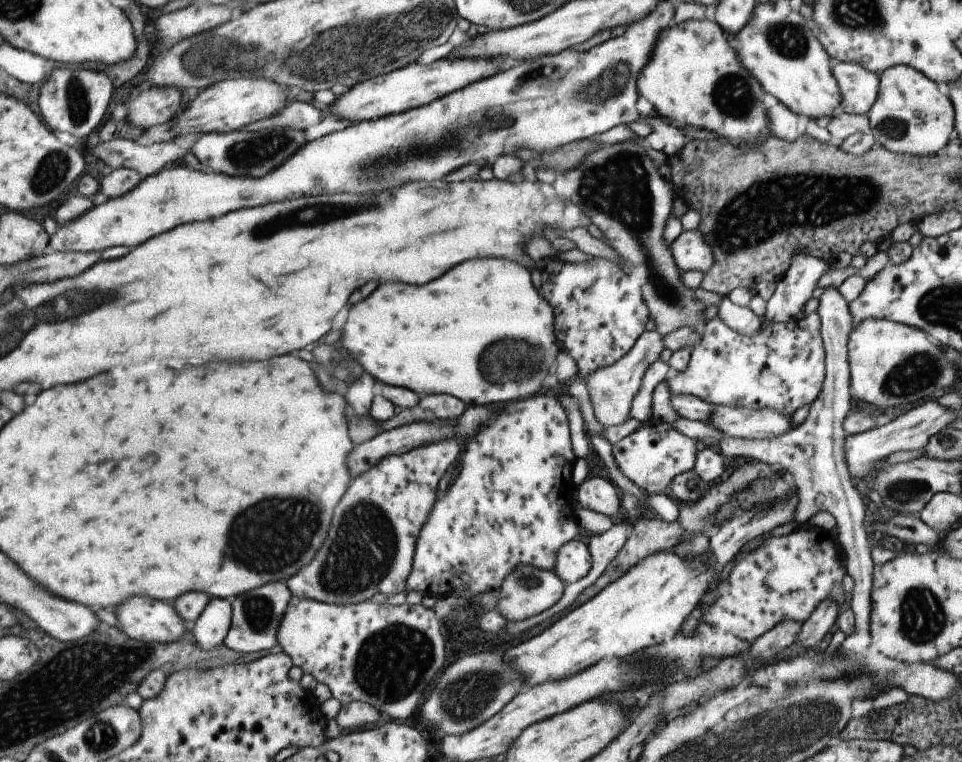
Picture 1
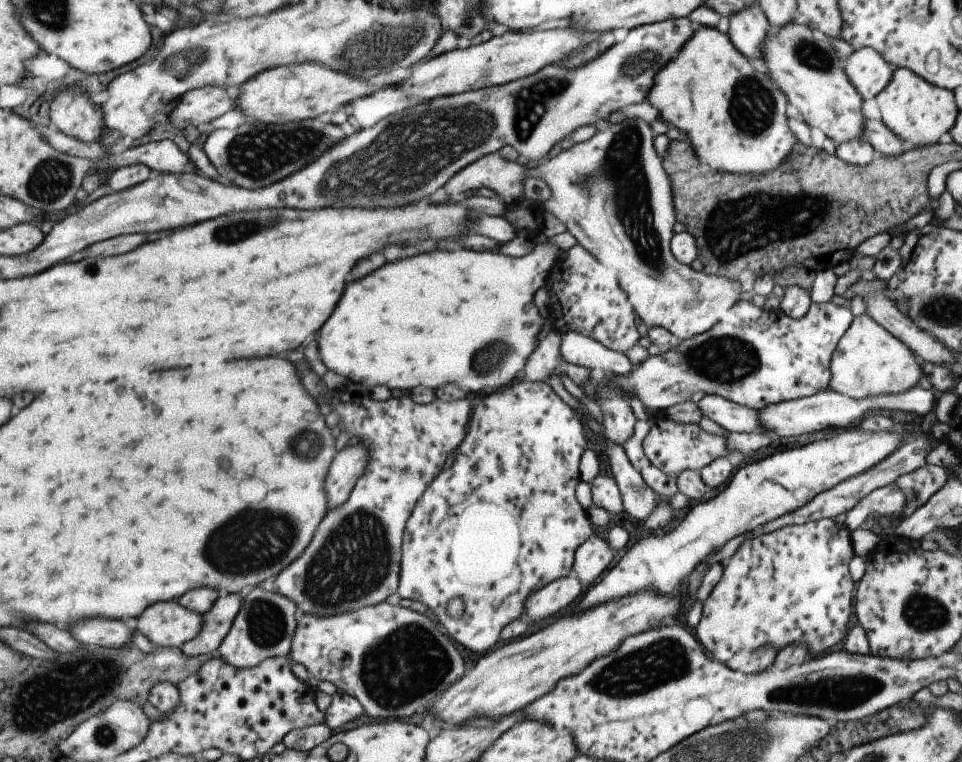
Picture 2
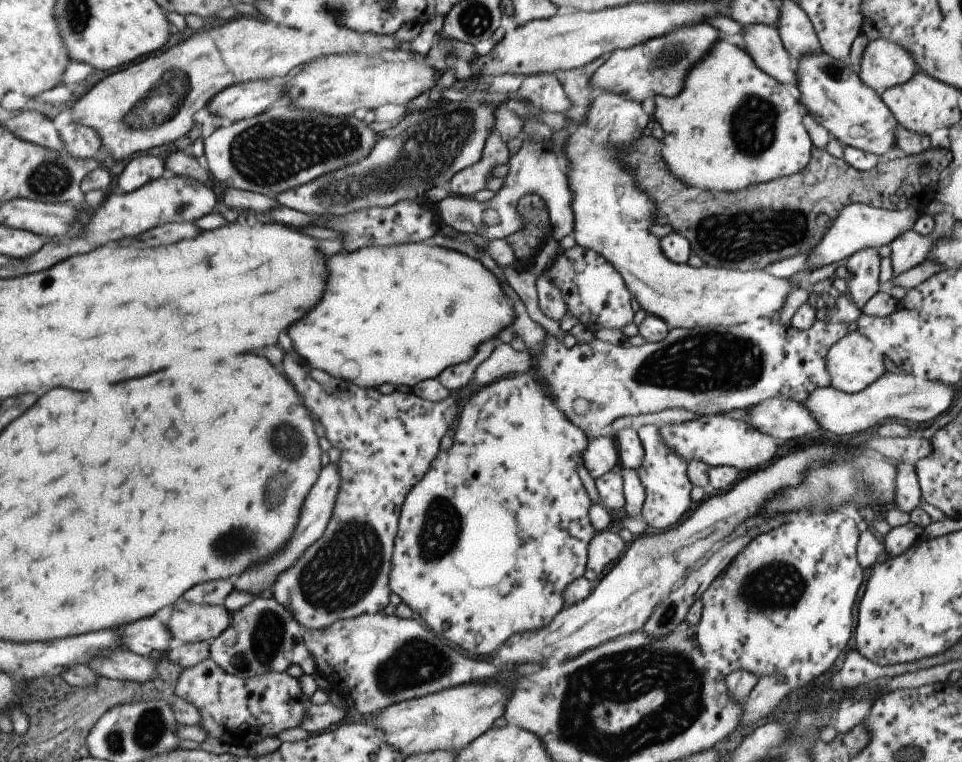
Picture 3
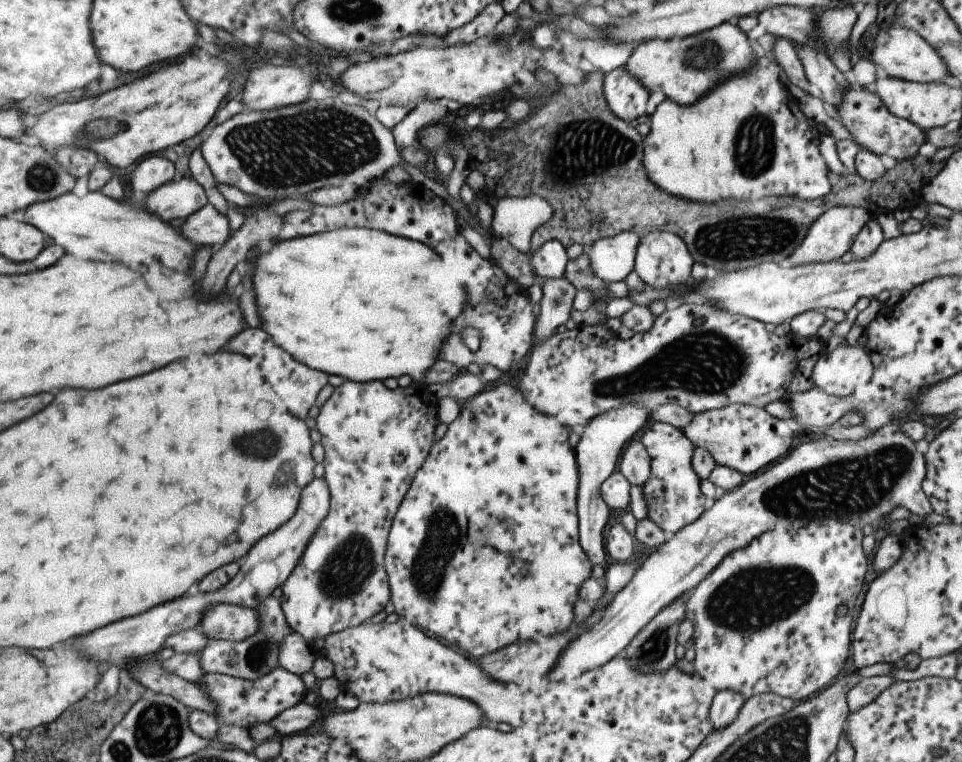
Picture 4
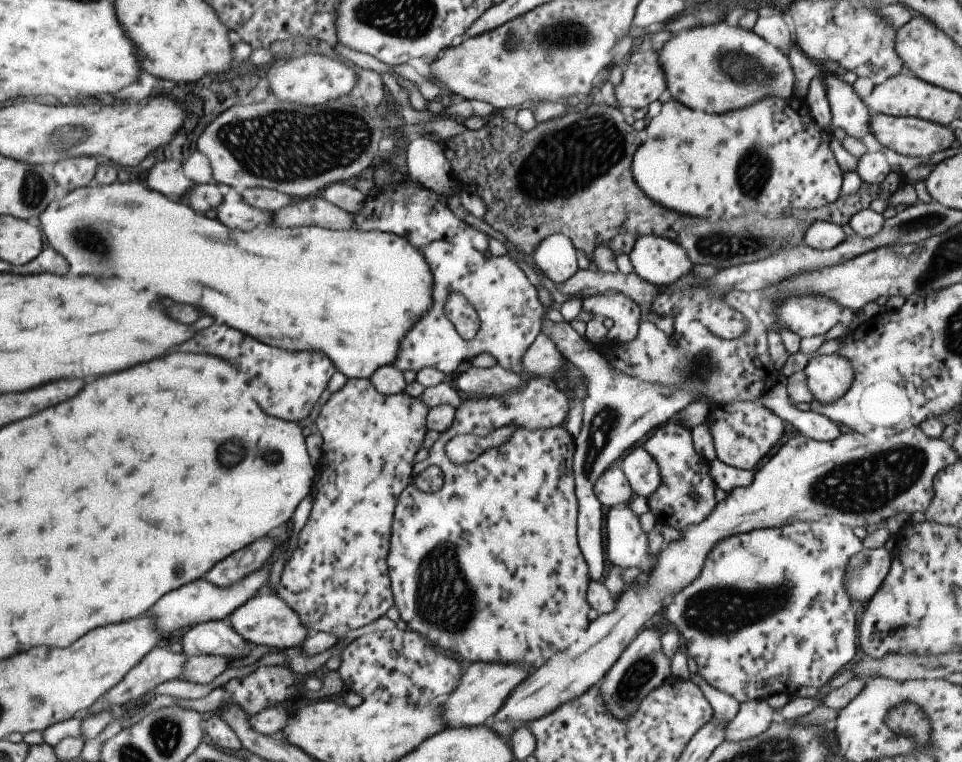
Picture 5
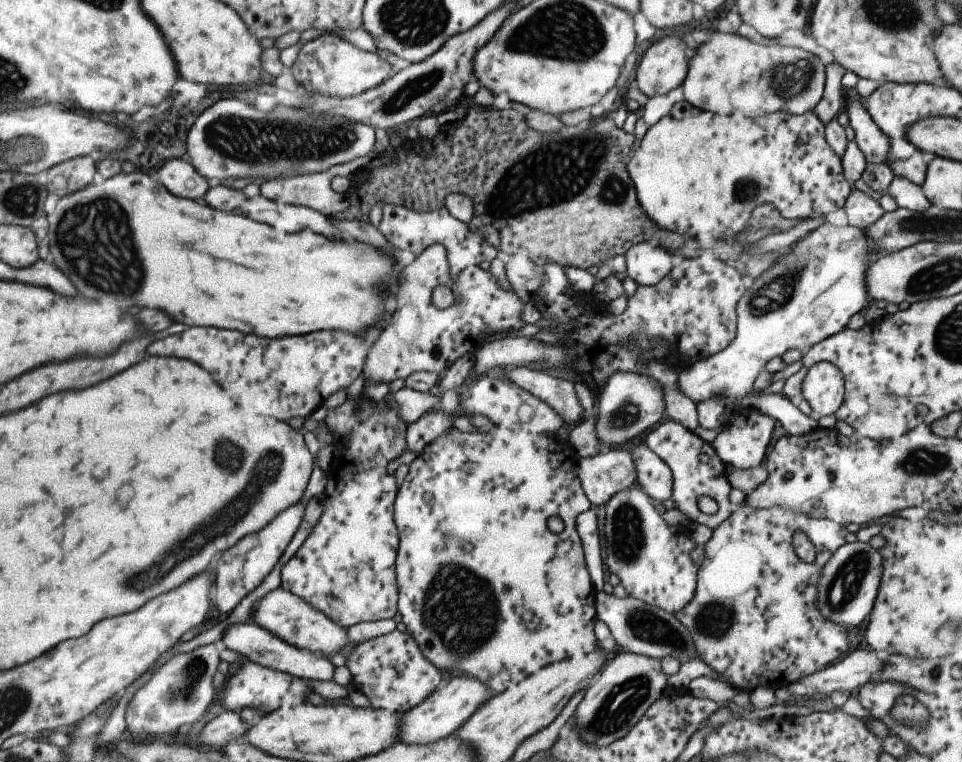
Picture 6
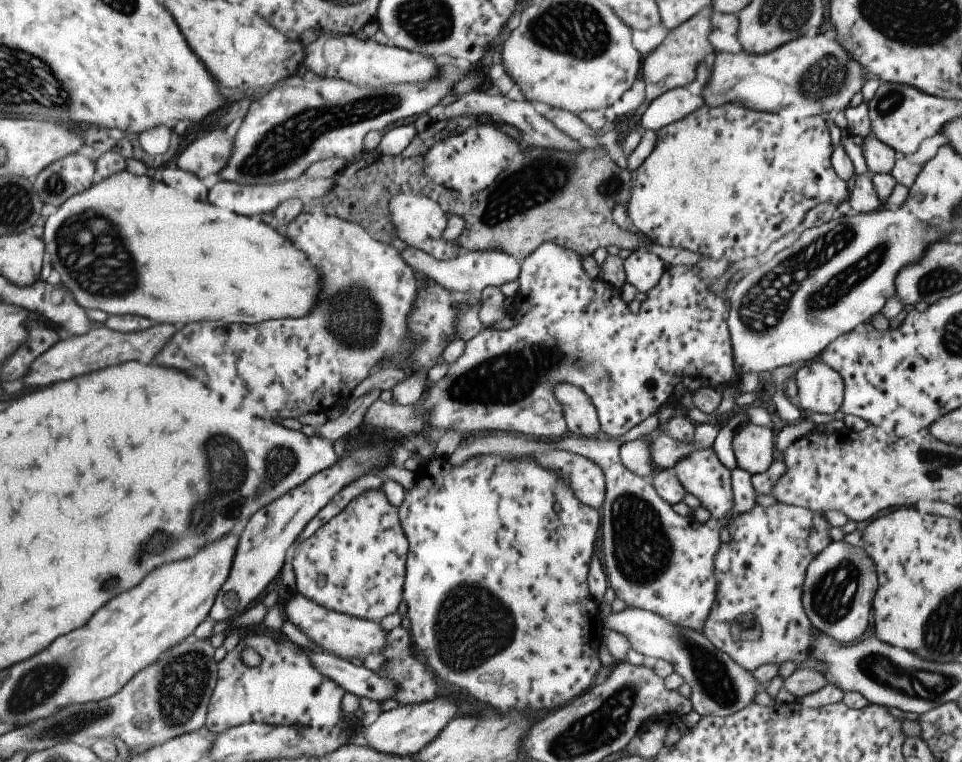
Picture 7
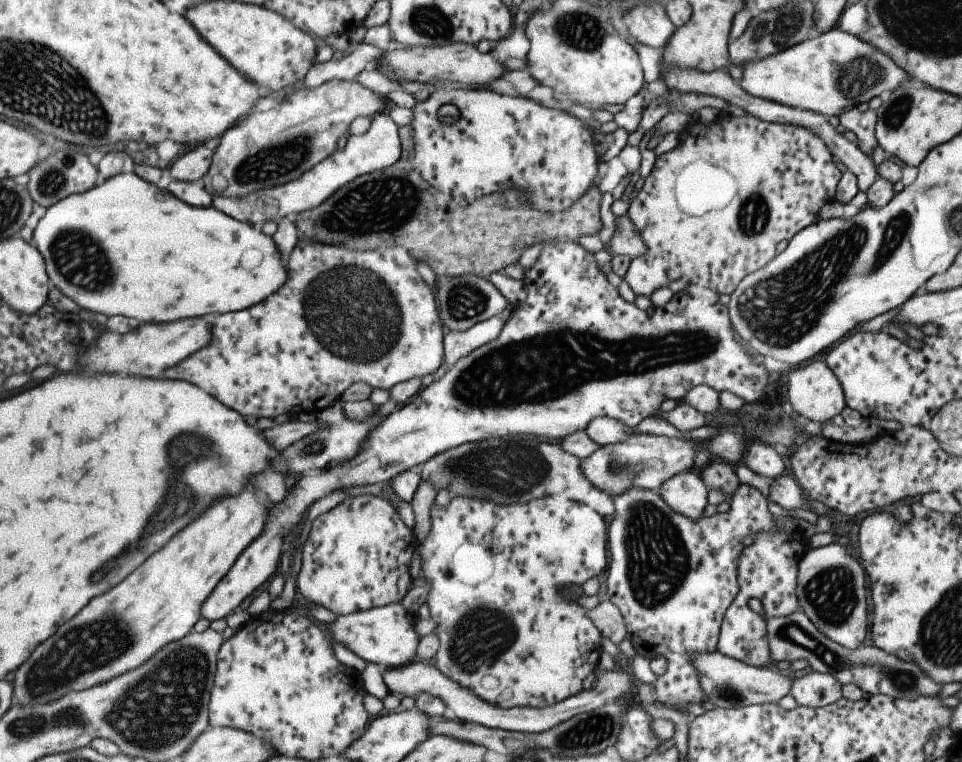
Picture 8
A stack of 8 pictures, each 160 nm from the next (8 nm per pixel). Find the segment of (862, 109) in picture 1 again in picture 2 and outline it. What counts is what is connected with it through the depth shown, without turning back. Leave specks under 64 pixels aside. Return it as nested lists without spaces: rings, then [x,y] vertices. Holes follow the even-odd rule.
[[[863,47],[846,58],[843,72],[862,100],[869,100],[885,88],[893,69],[872,48]]]

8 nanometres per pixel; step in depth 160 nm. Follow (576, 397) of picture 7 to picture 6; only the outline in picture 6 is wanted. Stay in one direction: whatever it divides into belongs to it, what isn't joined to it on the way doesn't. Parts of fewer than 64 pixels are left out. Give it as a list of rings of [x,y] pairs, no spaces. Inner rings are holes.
[[[507,367],[504,375],[515,386],[526,390],[547,404],[563,422],[577,424],[582,418],[579,402],[573,394],[573,383],[562,381],[543,372],[523,367]]]

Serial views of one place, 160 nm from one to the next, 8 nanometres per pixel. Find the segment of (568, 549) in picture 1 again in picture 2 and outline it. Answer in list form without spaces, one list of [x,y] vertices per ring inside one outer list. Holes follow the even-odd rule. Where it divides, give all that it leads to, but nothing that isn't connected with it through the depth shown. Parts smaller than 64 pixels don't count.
[[[593,534],[574,550],[571,574],[586,588],[605,570],[612,554],[607,543]]]

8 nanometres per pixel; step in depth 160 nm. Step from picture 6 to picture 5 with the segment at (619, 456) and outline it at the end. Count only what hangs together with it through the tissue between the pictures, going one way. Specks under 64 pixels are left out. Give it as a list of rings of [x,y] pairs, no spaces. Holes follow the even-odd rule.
[[[607,468],[594,483],[593,490],[597,500],[609,508],[628,503],[633,498],[633,492],[620,468]]]

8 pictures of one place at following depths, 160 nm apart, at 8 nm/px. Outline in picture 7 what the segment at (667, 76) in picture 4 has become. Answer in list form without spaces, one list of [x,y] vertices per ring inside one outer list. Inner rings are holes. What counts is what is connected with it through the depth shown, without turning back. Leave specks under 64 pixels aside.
[[[823,34],[799,37],[785,42],[767,54],[747,54],[740,49],[735,54],[715,51],[714,55],[709,80],[701,88],[701,98],[705,100],[705,106],[717,108],[721,104],[739,104],[749,110],[777,114],[786,119],[813,117],[831,110],[845,110],[853,94],[860,92],[861,84],[865,82],[862,75],[867,73],[853,58],[849,58],[849,54],[845,54],[835,36],[832,39]]]

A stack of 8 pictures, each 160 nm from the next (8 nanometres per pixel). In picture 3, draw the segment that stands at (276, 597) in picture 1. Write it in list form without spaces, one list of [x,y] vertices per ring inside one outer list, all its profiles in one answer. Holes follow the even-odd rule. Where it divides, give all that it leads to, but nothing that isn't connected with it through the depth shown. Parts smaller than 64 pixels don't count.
[[[271,596],[255,597],[235,611],[229,626],[209,641],[208,658],[226,673],[246,679],[264,672],[282,673],[291,664],[299,665],[305,675],[312,676],[316,666],[303,644],[303,628],[293,615]]]

